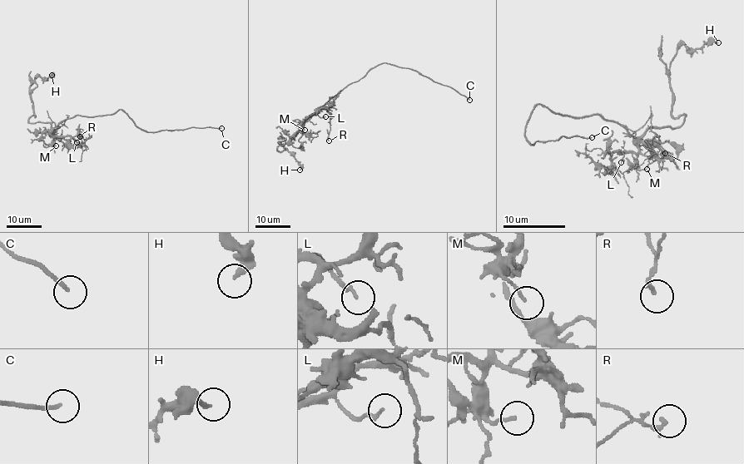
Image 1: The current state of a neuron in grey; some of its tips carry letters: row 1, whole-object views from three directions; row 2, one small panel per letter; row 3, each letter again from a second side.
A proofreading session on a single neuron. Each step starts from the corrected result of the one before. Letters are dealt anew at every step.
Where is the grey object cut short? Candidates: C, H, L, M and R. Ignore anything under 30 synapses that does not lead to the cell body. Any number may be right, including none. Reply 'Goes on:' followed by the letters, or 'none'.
Goes on: C

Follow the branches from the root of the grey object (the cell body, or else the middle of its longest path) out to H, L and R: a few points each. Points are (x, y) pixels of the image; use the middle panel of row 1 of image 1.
H: (332, 97), (301, 125), (291, 139), (277, 147), (281, 151), (284, 145), (278, 143), (294, 157), (300, 170)
L: (332, 97), (299, 125), (310, 116), (325, 116)
R: (332, 97), (299, 125), (318, 109), (325, 107), (330, 116), (329, 140)

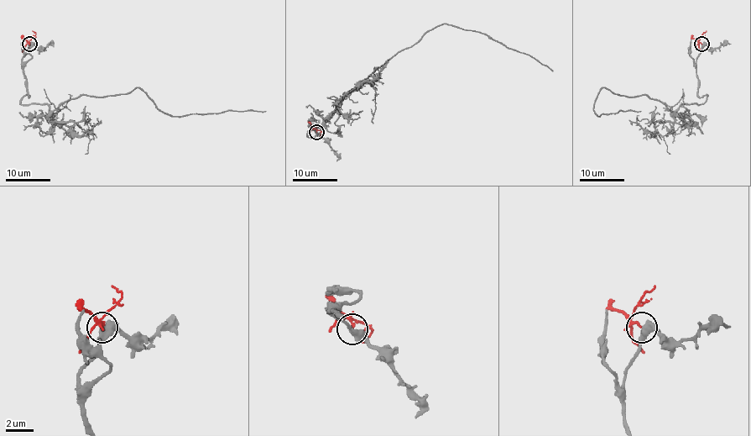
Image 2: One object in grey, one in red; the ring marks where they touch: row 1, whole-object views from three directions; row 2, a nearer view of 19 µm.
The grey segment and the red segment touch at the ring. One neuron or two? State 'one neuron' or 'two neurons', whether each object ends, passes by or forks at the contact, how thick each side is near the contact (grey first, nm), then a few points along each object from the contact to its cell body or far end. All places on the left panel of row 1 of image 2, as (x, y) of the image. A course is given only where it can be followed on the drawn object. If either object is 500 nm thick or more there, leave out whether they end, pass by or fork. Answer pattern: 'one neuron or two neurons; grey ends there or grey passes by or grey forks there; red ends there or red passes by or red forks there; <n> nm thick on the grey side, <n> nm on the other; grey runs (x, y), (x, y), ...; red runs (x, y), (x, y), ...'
two neurons; grey passes by; red forks there; 480 nm thick on the grey side, 110 nm on the other; grey runs (29, 44), (22, 104), (55, 110), (83, 94), (139, 88), (172, 116), (266, 111); red runs (29, 44), (35, 34), (32, 30)

